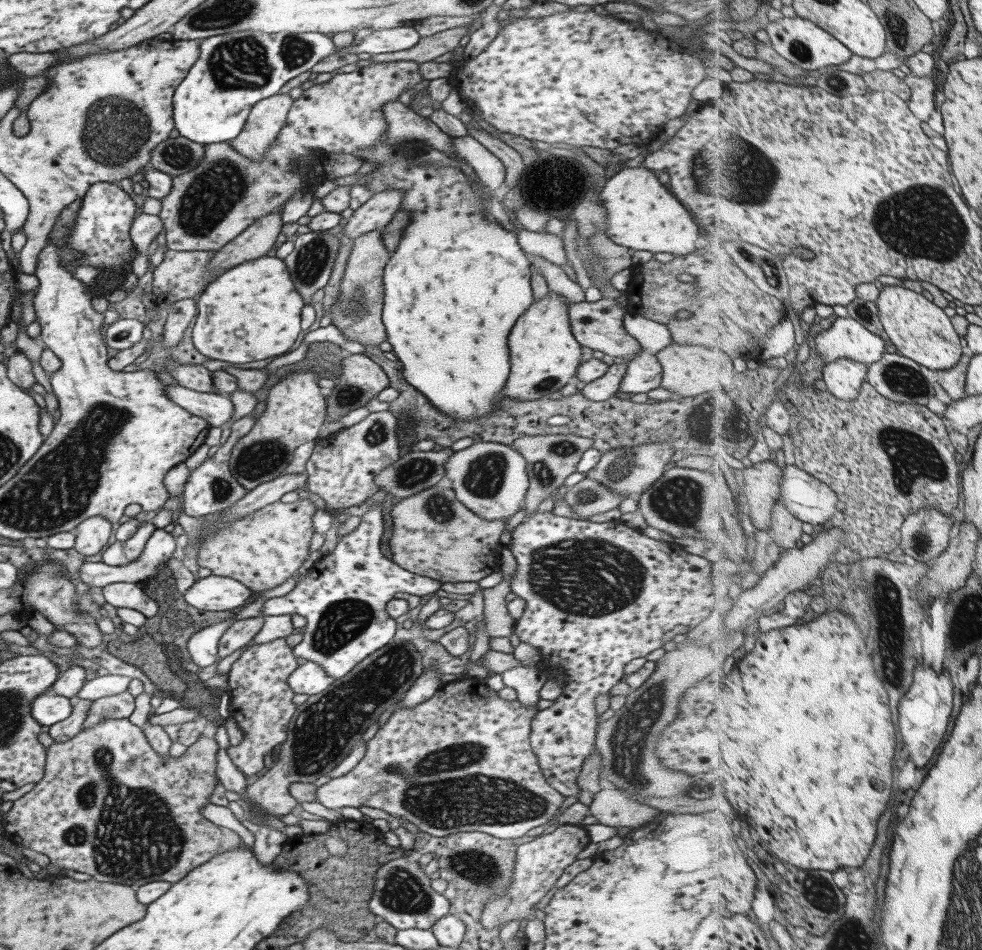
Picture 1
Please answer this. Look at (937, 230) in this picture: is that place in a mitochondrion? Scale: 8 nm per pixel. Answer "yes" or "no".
yes

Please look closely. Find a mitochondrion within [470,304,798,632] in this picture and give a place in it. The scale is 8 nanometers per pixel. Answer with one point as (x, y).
(592, 578)

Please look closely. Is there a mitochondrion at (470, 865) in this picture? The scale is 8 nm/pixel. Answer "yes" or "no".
yes

